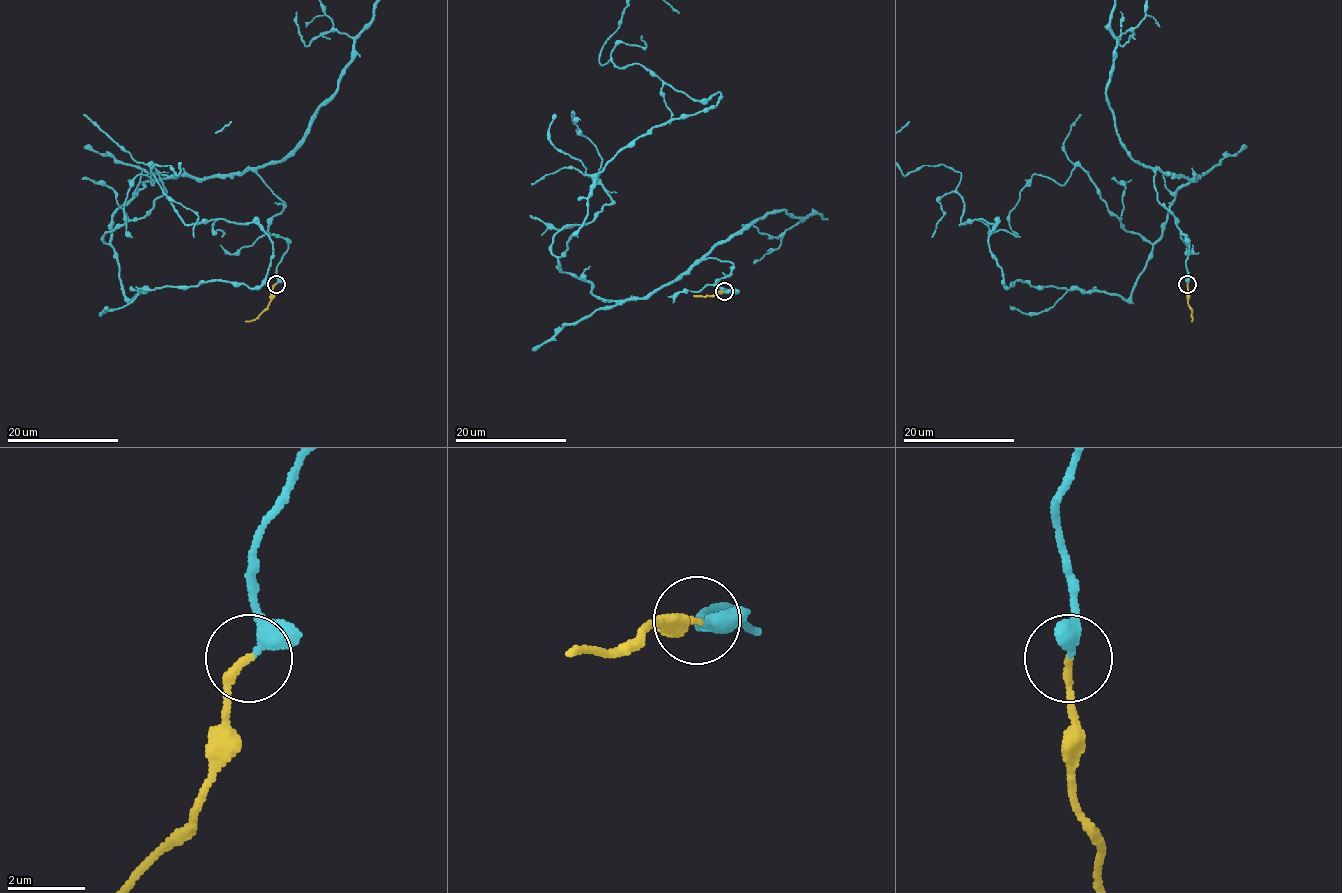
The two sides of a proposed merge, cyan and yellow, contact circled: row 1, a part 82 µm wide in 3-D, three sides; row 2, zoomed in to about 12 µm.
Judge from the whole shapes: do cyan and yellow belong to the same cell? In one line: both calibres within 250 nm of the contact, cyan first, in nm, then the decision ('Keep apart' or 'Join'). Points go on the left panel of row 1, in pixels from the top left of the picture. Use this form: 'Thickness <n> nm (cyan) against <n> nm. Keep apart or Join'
Thickness 280 nm (cyan) against 200 nm. Join

